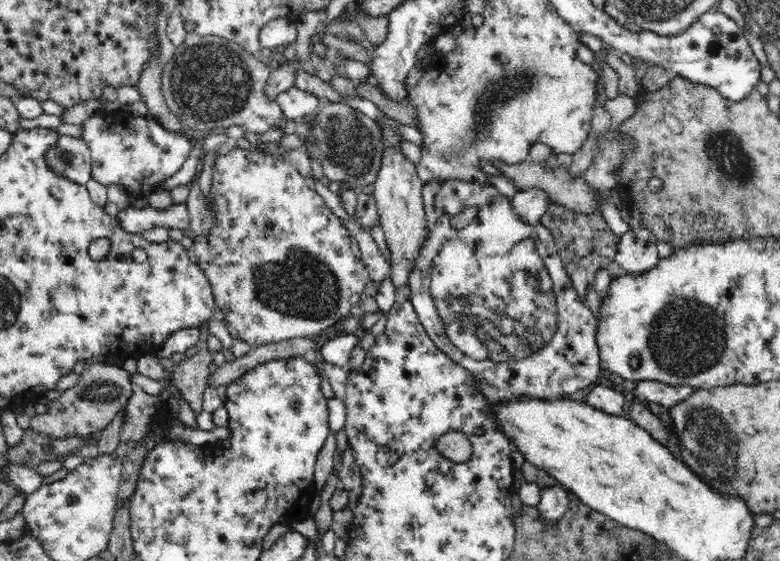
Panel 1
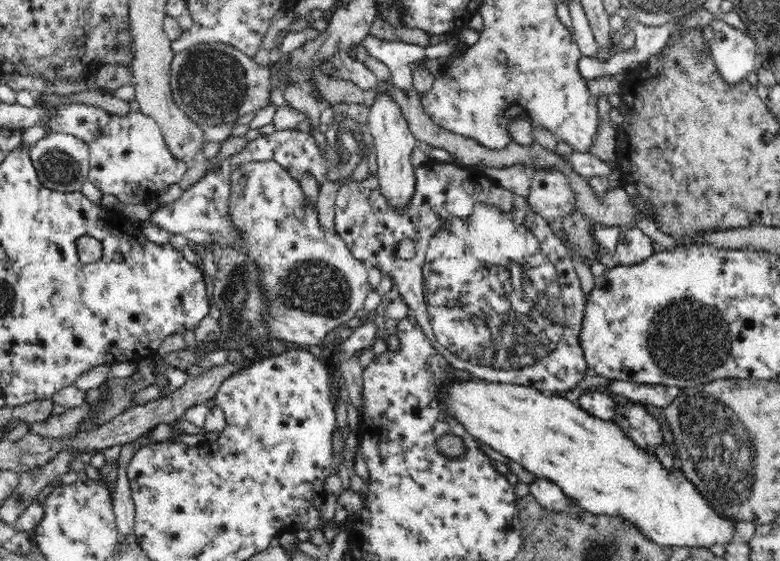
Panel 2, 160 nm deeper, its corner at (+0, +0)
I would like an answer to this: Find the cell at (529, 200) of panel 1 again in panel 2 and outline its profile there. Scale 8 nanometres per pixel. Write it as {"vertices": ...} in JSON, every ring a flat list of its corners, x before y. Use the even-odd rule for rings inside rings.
{"vertices":[[544,169,532,174,526,200,529,208,551,225,556,225,564,215,572,214,576,209,576,195,570,189,570,181,558,169]]}

